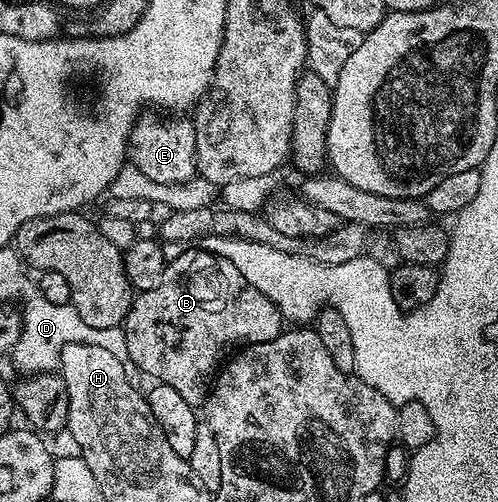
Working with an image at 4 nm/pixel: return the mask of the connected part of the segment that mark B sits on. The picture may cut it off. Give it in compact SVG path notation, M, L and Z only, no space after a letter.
M183 250L174 260L166 263L167 278L159 286L134 295L133 304L125 316L123 331L127 338L127 354L131 354L131 362L139 366L141 373L148 379L150 376L150 381L171 386L171 390L176 390L197 410L206 403L206 385L218 371L217 359L220 358L221 351L232 344L248 346L274 340L283 331L283 317L281 311L266 296L259 294L255 286L241 277L239 270L235 270L235 266L227 262L227 258L212 256L210 252L200 250L189 251L193 250Z

